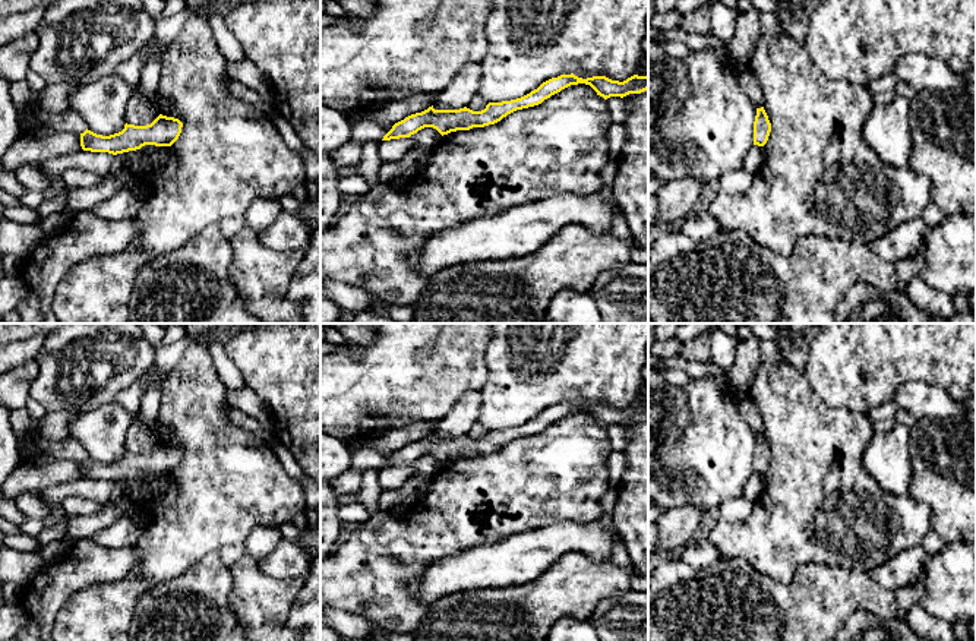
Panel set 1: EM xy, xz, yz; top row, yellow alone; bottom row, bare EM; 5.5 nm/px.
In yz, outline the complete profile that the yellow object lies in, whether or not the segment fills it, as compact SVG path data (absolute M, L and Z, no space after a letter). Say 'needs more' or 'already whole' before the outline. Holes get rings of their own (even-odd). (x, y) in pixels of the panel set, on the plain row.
already whole; M764 435L757 436L757 443L754 449L754 473L764 474L768 468L771 460L771 451Z

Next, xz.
already whole; M571 401L552 405L521 426L502 430L489 430L481 439L473 439L467 435L459 438L435 438L432 433L421 441L411 442L395 451L382 468L410 465L424 455L433 455L443 464L457 458L470 458L473 455L495 452L517 438L538 433L562 417L578 411L590 413L597 423L604 427L610 424L623 426L629 421L641 421L647 419L648 404L634 402L626 408L619 410L606 404L582 407Z

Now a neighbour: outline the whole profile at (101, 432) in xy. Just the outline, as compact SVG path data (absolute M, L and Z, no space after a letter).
M110 401L95 410L79 413L70 423L69 438L83 446L88 458L110 464L124 457L130 423L130 414Z

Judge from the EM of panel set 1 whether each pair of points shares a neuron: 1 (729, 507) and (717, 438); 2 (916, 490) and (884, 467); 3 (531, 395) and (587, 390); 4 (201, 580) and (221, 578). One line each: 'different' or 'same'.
1: different
2: different
3: same
4: same

